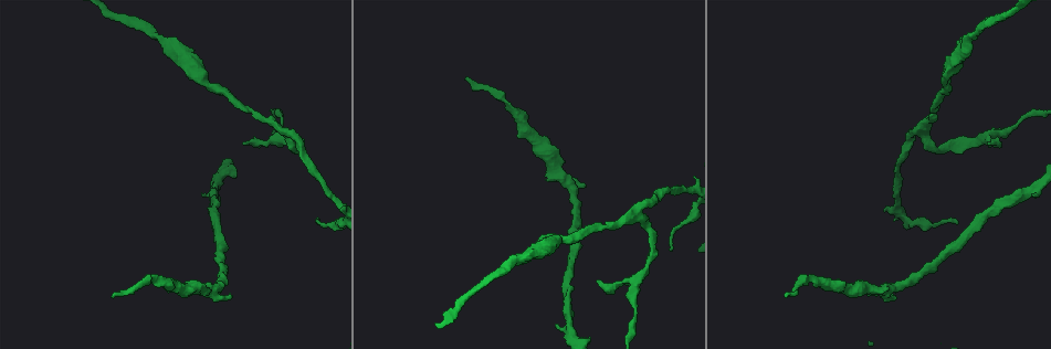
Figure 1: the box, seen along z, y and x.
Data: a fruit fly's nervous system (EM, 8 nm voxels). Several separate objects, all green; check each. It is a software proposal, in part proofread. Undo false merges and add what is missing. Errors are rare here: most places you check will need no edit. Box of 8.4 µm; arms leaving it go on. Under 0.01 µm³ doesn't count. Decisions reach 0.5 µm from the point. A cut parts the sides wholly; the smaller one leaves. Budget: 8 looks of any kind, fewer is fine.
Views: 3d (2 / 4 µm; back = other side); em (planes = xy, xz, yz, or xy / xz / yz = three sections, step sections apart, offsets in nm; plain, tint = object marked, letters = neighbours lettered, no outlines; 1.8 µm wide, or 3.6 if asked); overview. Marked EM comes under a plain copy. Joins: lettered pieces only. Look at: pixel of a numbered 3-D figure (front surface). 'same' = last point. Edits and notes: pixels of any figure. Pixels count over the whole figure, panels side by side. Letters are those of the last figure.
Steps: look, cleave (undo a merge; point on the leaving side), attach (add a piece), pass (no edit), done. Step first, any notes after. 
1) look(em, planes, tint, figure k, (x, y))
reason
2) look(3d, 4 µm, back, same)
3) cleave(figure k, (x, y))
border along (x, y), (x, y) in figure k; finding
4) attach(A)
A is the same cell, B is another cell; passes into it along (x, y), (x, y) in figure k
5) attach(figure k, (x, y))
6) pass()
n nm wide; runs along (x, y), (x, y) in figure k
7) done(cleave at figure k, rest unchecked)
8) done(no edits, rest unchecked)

look(3d, 4 µm, figure 1, (670, 251))
free end

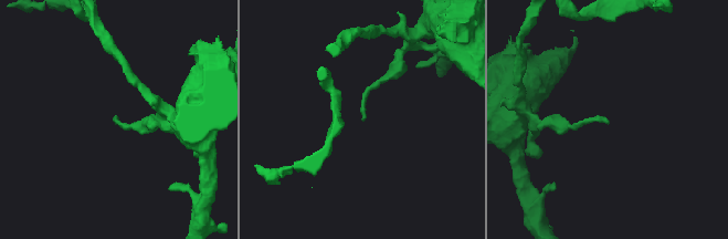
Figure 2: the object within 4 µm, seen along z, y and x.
look(em, planes, letters, figure 2, (608, 122))

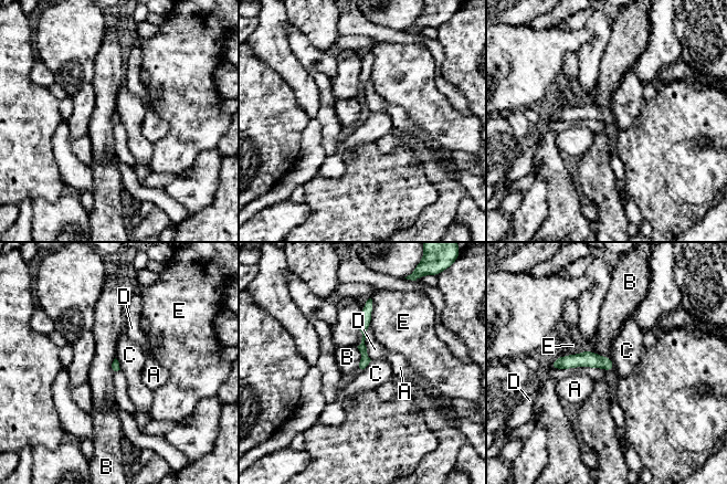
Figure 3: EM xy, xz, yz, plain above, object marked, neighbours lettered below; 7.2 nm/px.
pass()
A, B, C, D and E are other cells; border along (115, 357), (120, 369) in figure 3; no lettered piece goes on from it

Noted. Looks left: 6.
look(3d, 2 µm, back, figure 1, (596, 282))
free end

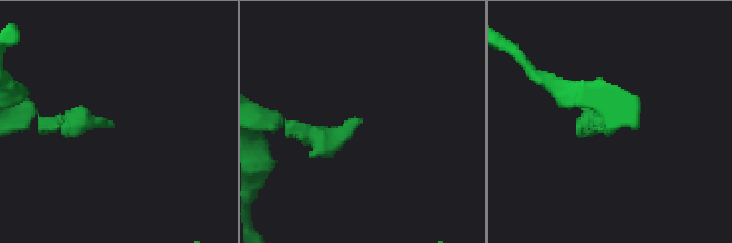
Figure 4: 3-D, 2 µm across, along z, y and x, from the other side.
look(em, planes, letters, figure 4, (112, 124))

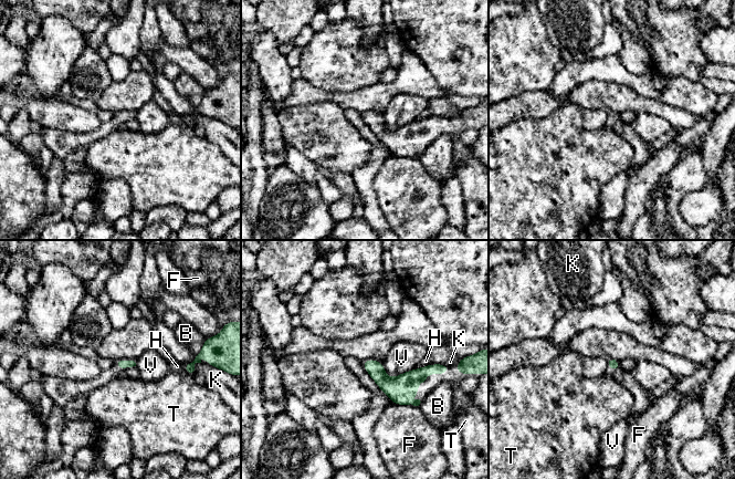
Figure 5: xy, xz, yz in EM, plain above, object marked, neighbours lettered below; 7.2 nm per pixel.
pass()
B, F, H, K, T and V are other cells; border along (382, 364), (389, 376), (415, 367) in figure 5; none of them fits

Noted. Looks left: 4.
look(3d, 4 µm, figure 1, (807, 276))
thick turns thin

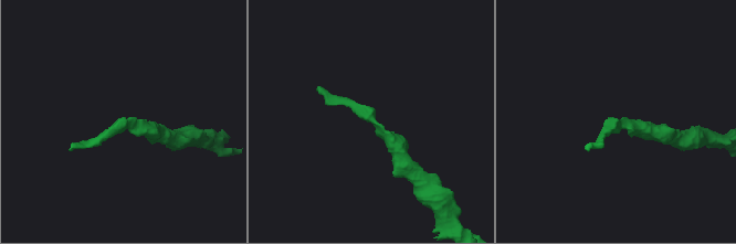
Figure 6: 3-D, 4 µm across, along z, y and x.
look(em, 3.6 µm, xy, step 4, tint, figure 6, (374, 122))
now the EM

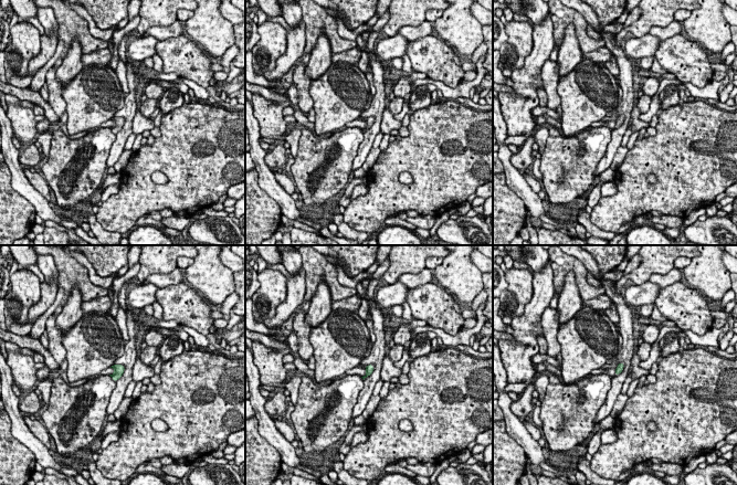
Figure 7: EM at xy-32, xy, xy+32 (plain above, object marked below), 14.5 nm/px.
look(em, 3.6 µm, xy, step 4, letters, same)

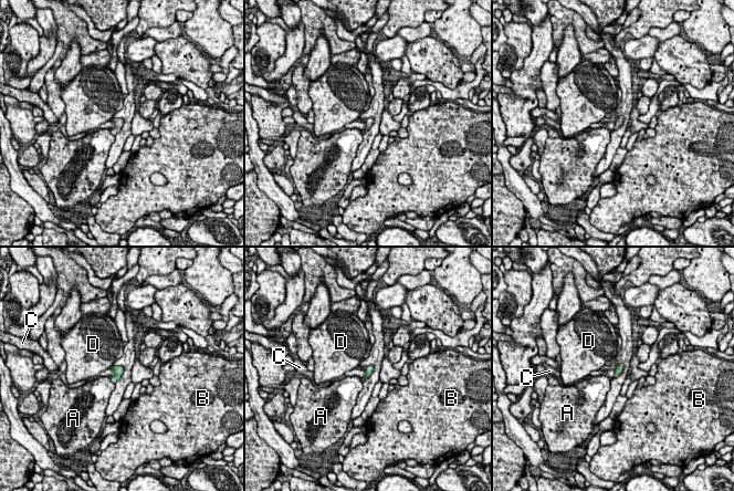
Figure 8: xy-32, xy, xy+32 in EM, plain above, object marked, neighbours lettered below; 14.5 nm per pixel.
pass()
A, B, C and D are other cells; border along (107, 376), (114, 384) in figure 8; one neuron here

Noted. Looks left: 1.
done(no edits, rest unchecked)

